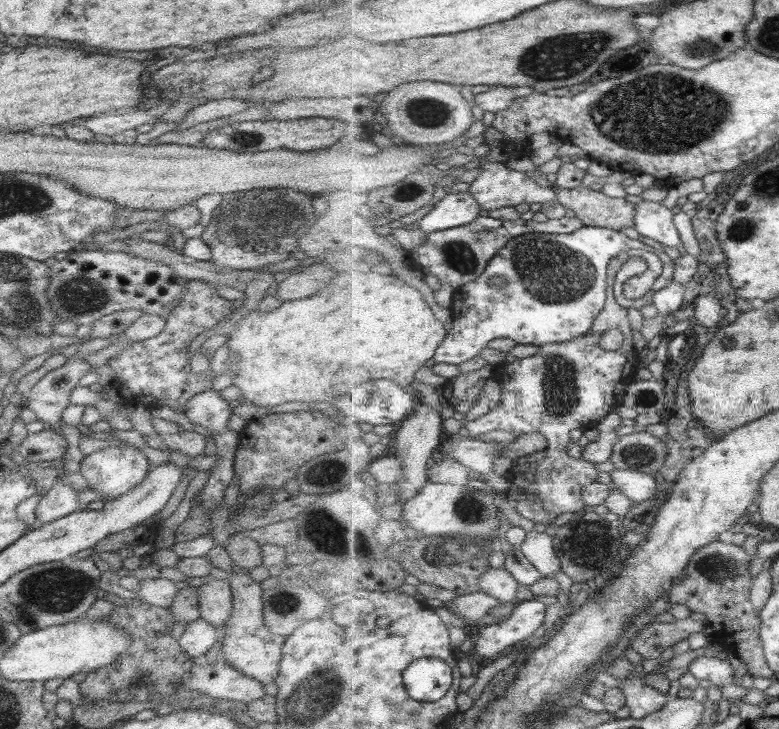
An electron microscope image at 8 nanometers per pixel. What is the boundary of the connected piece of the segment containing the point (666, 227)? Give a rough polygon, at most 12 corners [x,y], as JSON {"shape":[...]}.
{"shape":[[636,205],[636,230],[664,246],[682,246],[674,210]]}

